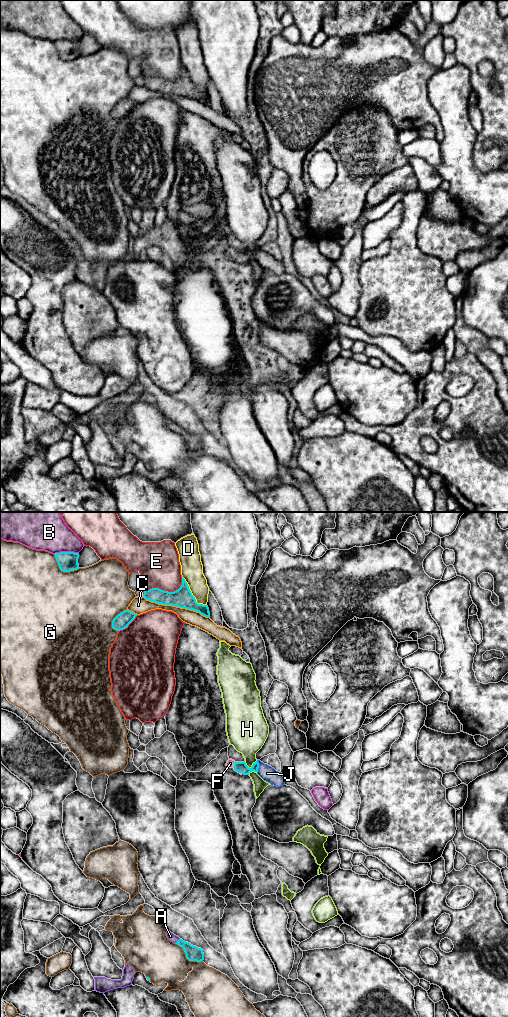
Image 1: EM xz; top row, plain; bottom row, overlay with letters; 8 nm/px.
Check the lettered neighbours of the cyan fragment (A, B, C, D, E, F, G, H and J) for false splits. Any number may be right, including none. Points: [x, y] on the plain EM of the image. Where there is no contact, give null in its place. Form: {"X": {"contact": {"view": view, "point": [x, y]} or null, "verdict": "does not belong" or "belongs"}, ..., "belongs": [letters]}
{"A": {"contact": {"view": "xz", "point": [177, 429]}, "verdict": "belongs"}, "B": {"contact": {"view": "xz", "point": [66, 40]}, "verdict": "does not belong"}, "C": {"contact": {"view": "xz", "point": [176, 94]}, "verdict": "does not belong"}, "D": {"contact": {"view": "xz", "point": [191, 82]}, "verdict": "does not belong"}, "E": {"contact": {"view": "xz", "point": [165, 79]}, "verdict": "does not belong"}, "F": {"contact": {"view": "xz", "point": [234, 253]}, "verdict": "belongs"}, "G": {"contact": {"view": "xz", "point": [62, 58]}, "verdict": "does not belong"}, "H": {"contact": {"view": "xz", "point": [251, 255]}, "verdict": "does not belong"}, "J": {"contact": {"view": "xz", "point": [258, 254]}, "verdict": "belongs"}, "belongs": ["A", "F", "J"]}

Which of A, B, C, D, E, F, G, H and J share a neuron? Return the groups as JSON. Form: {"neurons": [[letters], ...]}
{"neurons": [["A", "F", "J"], ["B"], ["C"], ["D"], ["E"], ["G"], ["H"]]}

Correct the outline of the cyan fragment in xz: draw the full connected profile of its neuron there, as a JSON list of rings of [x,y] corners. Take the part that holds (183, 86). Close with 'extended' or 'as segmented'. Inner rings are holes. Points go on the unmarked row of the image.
[[[183,65],[182,73],[178,78],[168,80],[159,76],[152,76],[150,78],[145,78],[143,85],[151,90],[193,98],[205,105],[210,105],[208,94],[196,90],[195,85],[192,83],[188,72]]]; as segmented

